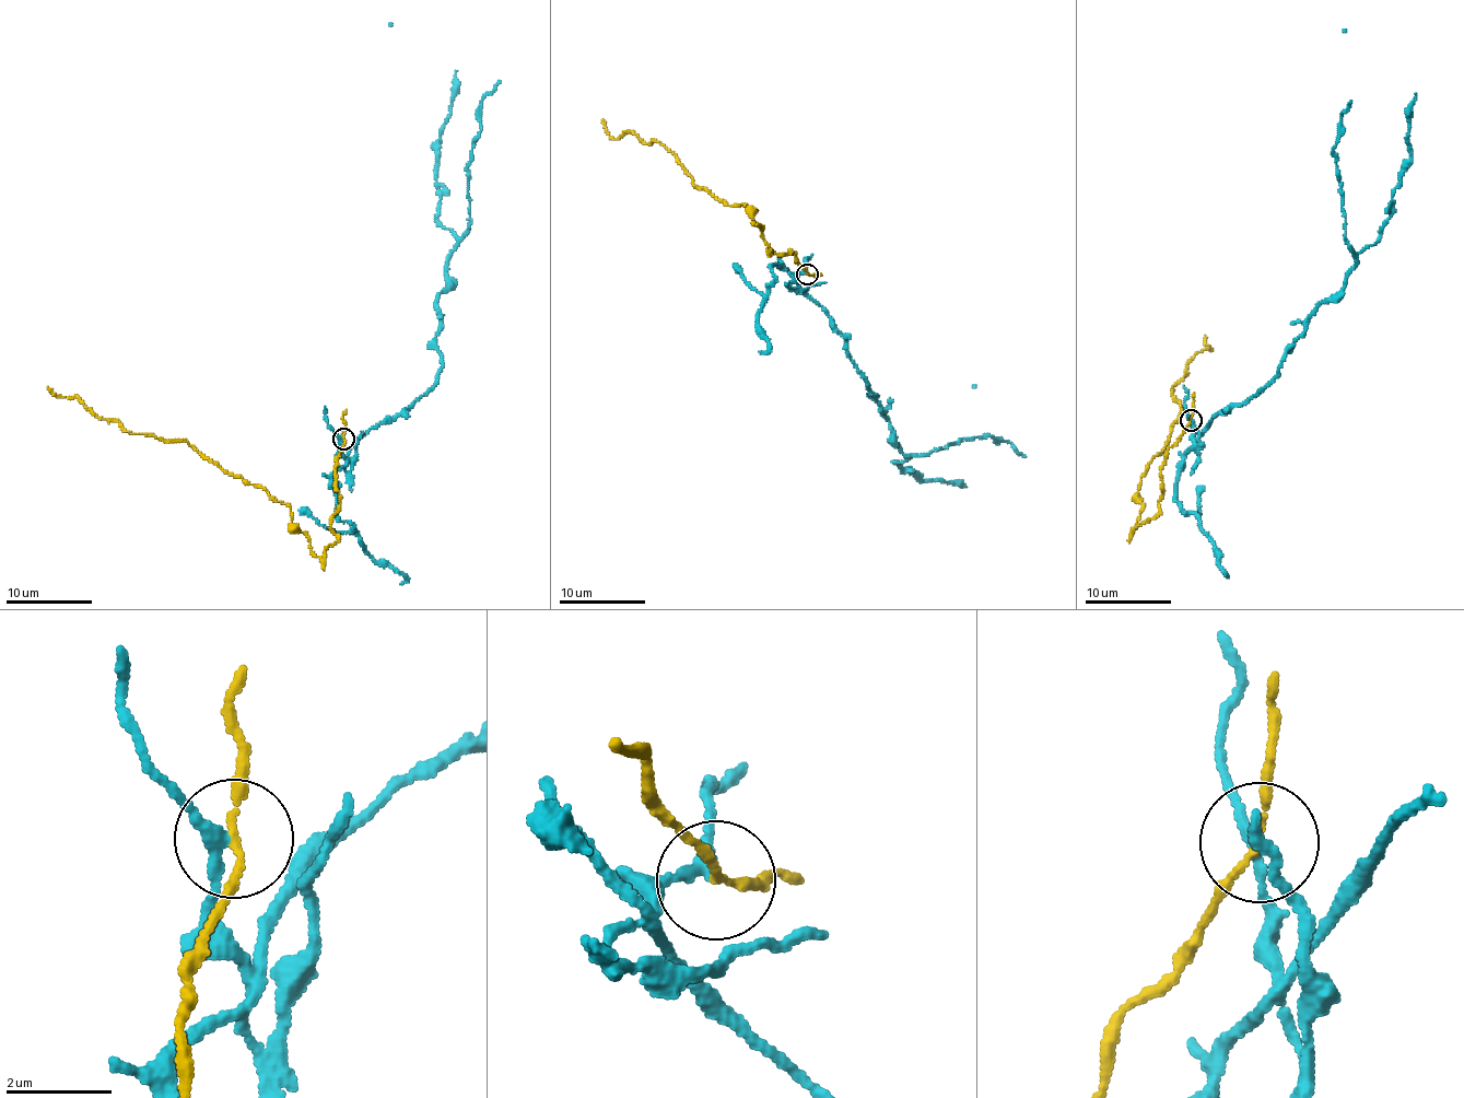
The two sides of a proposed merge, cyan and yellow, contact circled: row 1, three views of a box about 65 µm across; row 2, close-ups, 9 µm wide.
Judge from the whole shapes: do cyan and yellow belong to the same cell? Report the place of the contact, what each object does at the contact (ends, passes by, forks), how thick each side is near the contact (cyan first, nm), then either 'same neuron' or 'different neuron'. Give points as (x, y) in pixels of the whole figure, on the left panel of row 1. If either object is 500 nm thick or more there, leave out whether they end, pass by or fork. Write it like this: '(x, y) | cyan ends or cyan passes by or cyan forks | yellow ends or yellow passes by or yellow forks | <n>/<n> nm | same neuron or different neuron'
(343, 439) | cyan passes by | yellow passes by | 200/120 nm | different neuron

